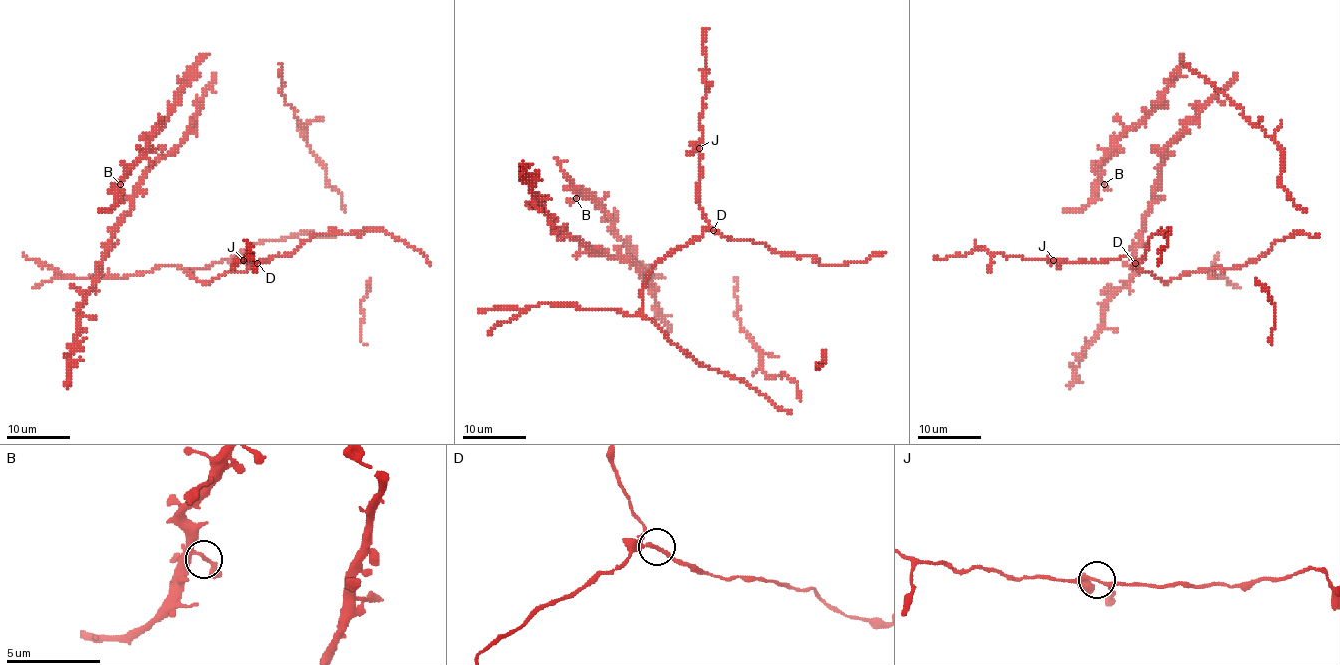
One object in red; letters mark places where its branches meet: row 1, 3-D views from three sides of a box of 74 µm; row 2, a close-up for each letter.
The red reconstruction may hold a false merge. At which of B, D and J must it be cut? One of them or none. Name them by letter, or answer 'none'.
none

